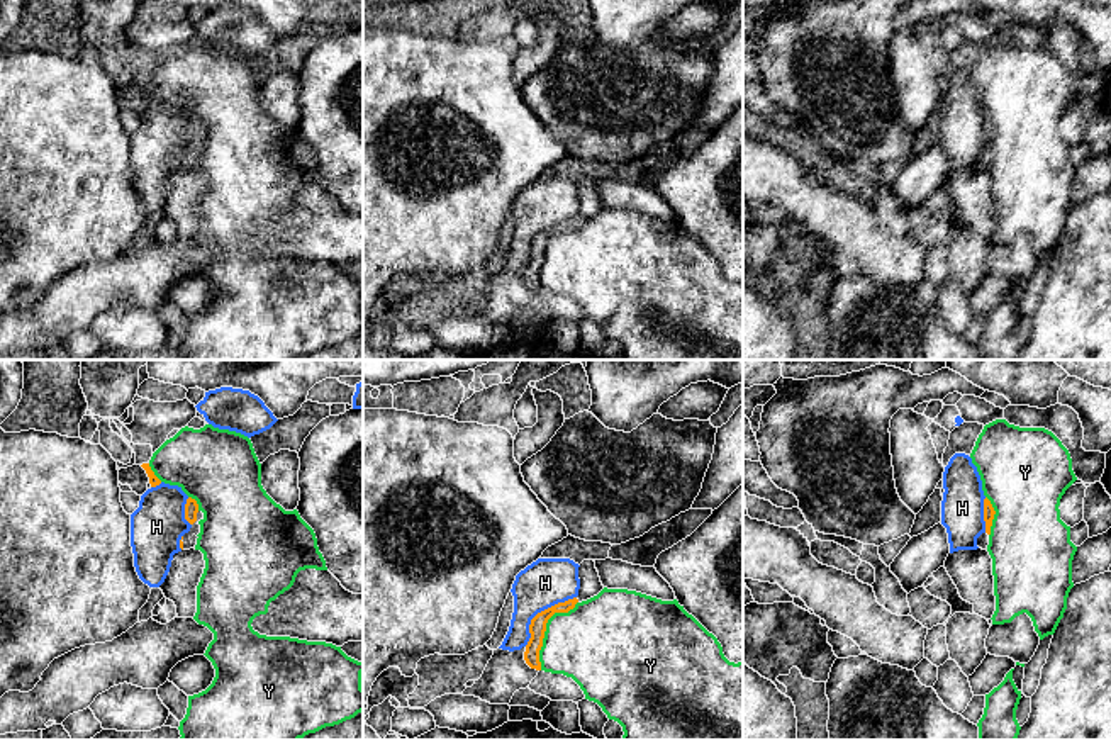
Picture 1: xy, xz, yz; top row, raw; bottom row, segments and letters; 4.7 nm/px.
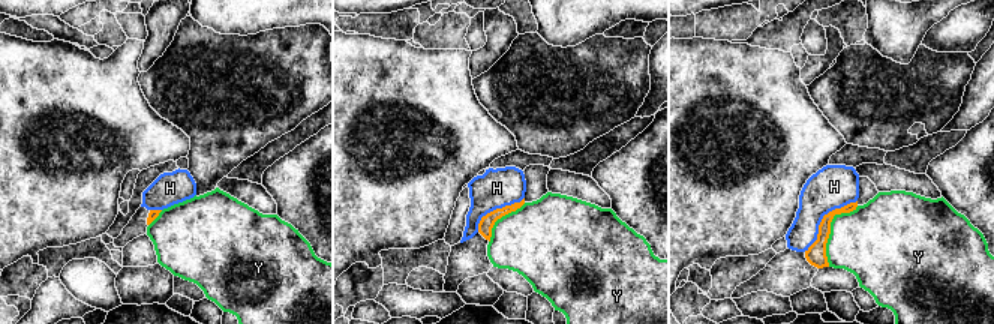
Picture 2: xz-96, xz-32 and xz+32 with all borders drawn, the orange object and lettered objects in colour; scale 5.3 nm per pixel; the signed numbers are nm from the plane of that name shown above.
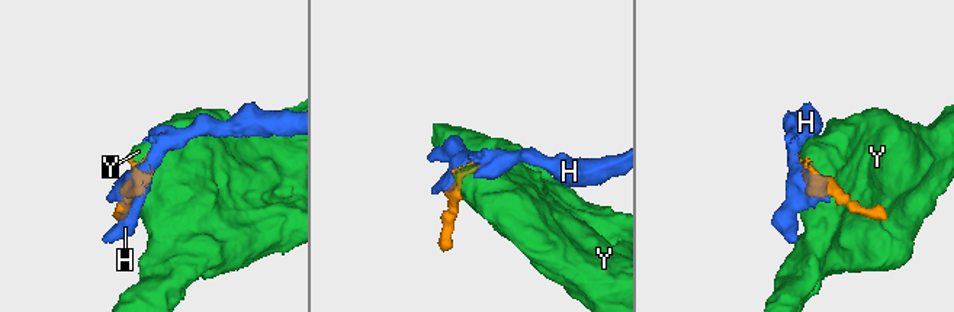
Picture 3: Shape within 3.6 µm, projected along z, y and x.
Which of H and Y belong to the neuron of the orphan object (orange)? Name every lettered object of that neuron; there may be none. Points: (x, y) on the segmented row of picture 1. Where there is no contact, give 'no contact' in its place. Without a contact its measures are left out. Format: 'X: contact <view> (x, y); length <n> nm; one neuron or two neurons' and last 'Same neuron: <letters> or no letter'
H: contact xz (541, 611); length 340 nm; two neurons
Y: contact xz (545, 630); length 380 nm; two neurons
Same neuron: no letter

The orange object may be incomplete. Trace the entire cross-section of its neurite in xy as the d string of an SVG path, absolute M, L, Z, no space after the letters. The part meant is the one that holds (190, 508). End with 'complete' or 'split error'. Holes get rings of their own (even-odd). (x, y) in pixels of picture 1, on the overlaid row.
M188 497L185 504L185 519L192 524L190 531L185 533L180 540L181 550L195 548L197 545L197 535L200 533L198 521L204 519L204 513L198 509L198 504L195 499Z; split error

